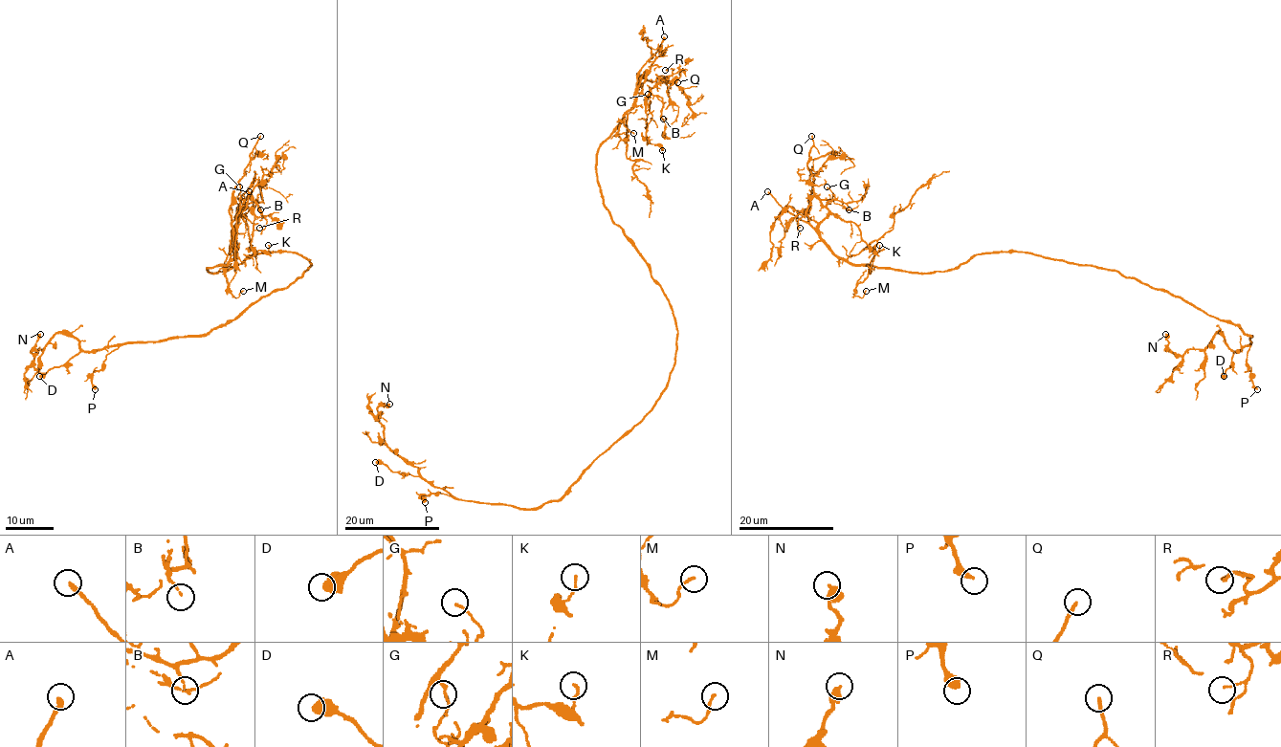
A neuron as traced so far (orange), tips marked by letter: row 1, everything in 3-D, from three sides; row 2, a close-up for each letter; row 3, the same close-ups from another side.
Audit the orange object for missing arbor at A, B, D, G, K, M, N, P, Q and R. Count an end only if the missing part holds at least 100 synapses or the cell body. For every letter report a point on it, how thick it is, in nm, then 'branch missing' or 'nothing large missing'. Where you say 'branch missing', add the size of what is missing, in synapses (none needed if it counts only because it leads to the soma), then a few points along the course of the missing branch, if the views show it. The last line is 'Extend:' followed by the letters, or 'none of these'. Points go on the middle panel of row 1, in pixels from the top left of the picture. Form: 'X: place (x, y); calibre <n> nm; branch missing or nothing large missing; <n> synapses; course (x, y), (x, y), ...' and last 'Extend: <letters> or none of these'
A: place (664, 36); calibre 280 nm; branch missing; course (664, 36), (657, 44), (657, 51), (662, 51), (664, 55), (670, 45)
B: place (663, 119); calibre 90 nm; nothing large missing
D: place (375, 462); calibre 600 nm; nothing large missing
G: place (648, 94); calibre 110 nm; nothing large missing
K: place (662, 150); calibre 130 nm; nothing large missing
M: place (633, 133); calibre 140 nm; nothing large missing
N: place (389, 404); calibre 420 nm; nothing large missing
P: place (425, 502); calibre 380 nm; nothing large missing
Q: place (677, 82); calibre 170 nm; nothing large missing
R: place (665, 70); calibre 60 nm; nothing large missing
Extend: A

